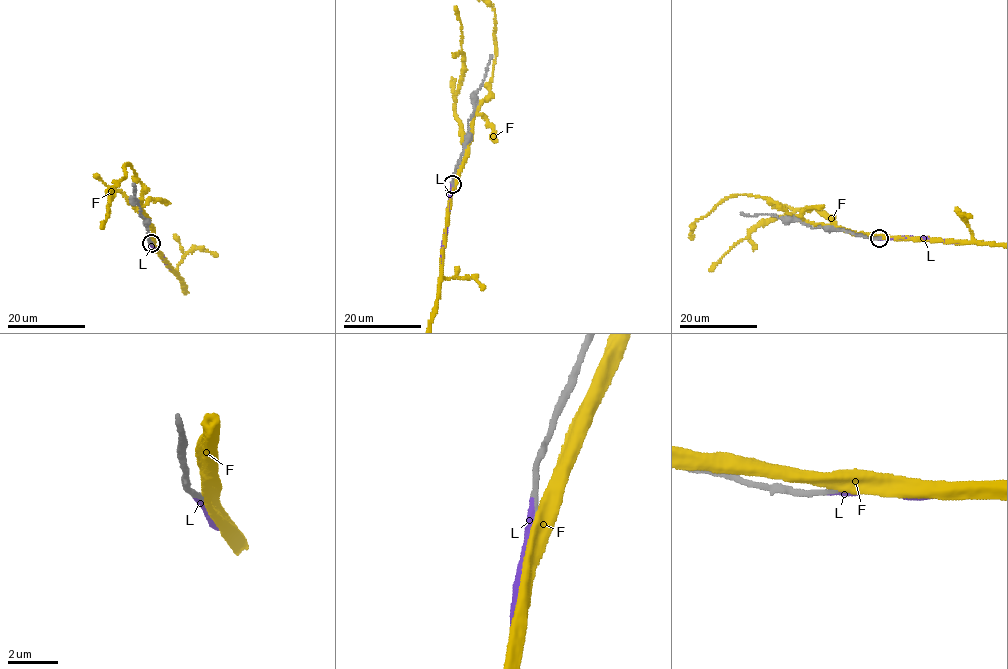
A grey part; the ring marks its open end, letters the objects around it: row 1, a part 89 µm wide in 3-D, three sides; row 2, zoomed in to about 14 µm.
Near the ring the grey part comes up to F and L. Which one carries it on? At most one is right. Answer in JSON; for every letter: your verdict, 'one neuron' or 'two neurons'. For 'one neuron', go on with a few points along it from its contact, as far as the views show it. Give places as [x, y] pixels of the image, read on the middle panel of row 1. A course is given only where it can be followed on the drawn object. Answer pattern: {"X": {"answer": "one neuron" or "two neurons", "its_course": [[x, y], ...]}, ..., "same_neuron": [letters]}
{"F": {"answer": "two neurons"}, "L": {"answer": "one neuron"}, "same_neuron": ["L"]}

